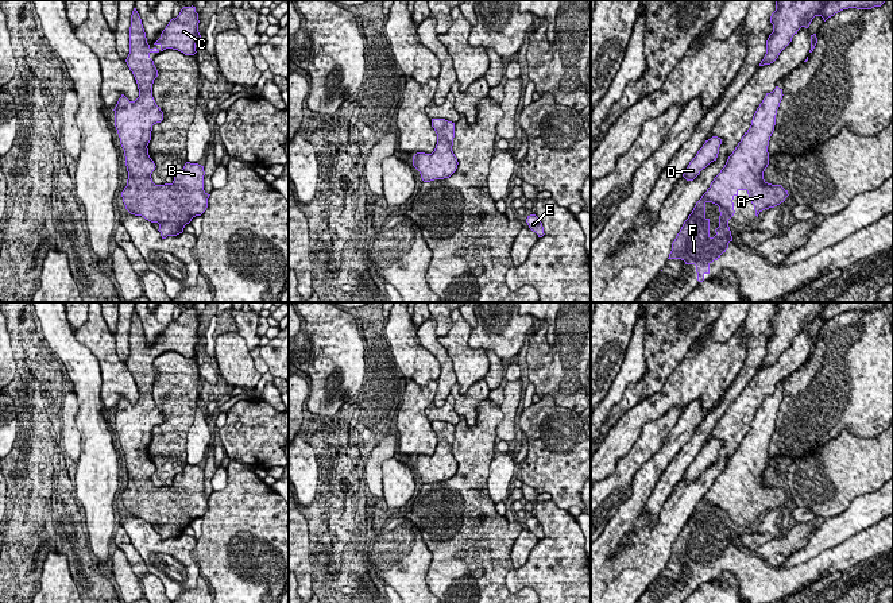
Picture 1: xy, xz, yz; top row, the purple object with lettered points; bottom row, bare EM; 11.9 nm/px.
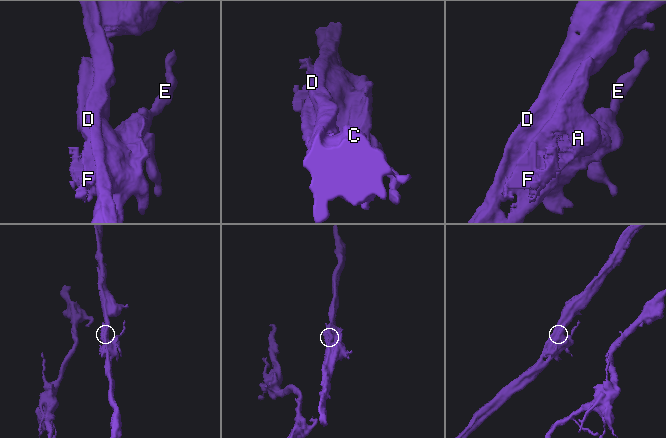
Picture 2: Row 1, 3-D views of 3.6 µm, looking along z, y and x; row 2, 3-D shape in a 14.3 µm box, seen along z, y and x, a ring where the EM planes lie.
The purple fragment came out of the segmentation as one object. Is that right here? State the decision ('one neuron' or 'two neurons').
one neuron

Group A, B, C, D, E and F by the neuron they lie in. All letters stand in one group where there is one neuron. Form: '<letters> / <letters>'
A B C D E F

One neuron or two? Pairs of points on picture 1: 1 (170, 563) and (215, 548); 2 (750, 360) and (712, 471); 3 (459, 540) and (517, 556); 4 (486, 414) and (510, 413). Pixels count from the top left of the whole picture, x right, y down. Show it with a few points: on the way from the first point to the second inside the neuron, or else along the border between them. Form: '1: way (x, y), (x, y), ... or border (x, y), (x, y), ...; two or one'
1: border (196, 540), (192, 556), (201, 571); two
2: border (757, 370), (718, 420); two
3: border (522, 529), (511, 549), (510, 560), (513, 567); two
4: border (501, 405), (502, 421), (497, 428), (495, 436); two

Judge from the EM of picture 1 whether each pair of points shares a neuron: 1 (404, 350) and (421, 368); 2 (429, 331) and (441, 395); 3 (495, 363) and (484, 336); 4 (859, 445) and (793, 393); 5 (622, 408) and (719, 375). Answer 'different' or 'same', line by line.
1: same
2: same
3: different
4: different
5: different

